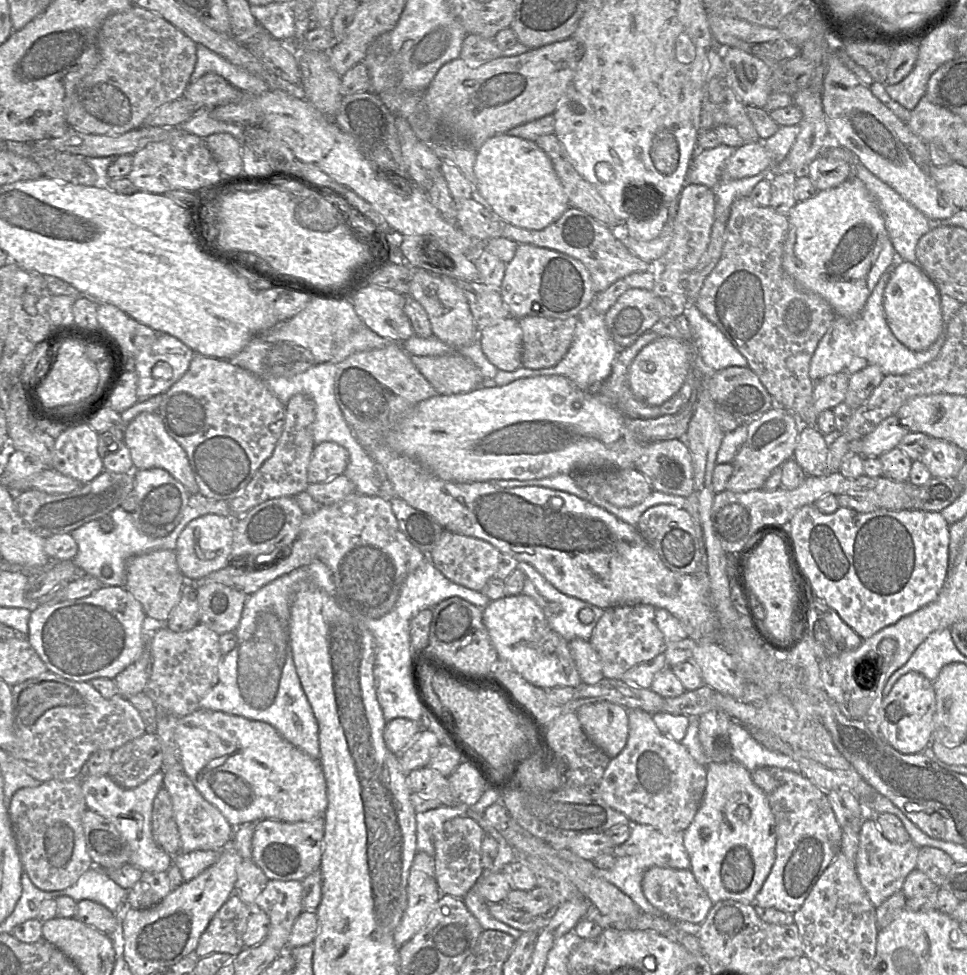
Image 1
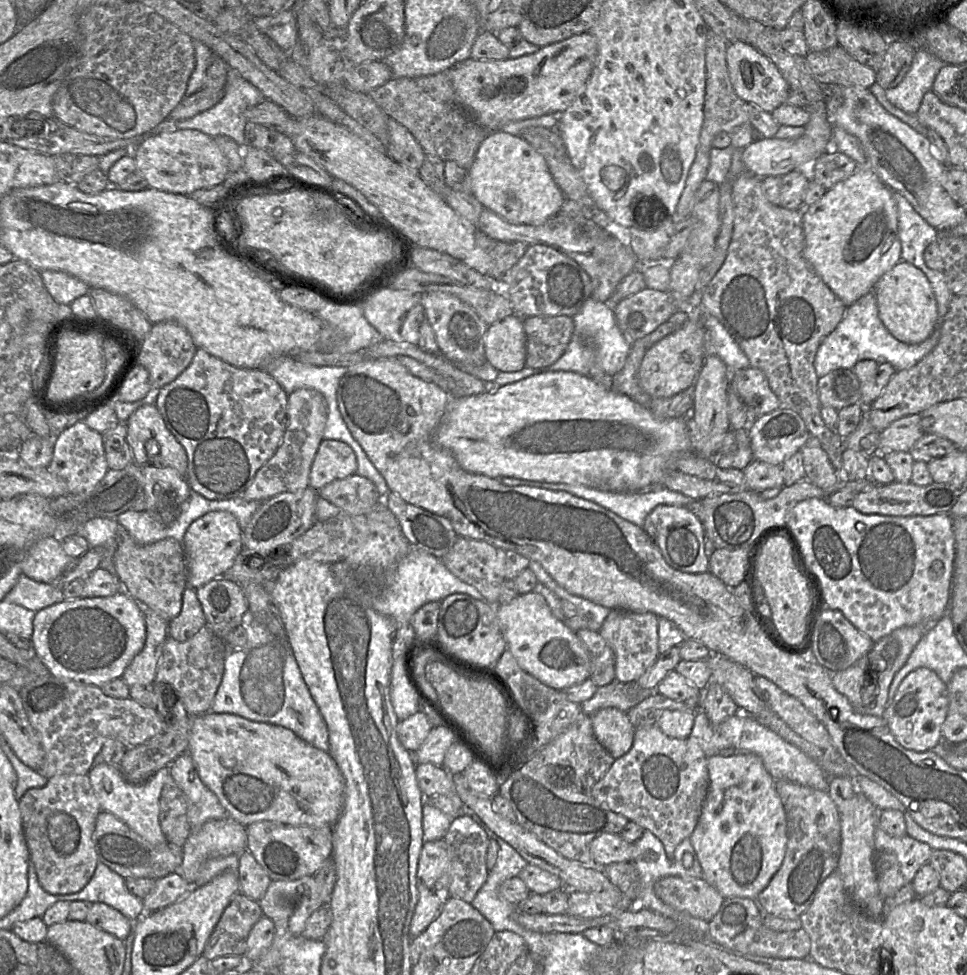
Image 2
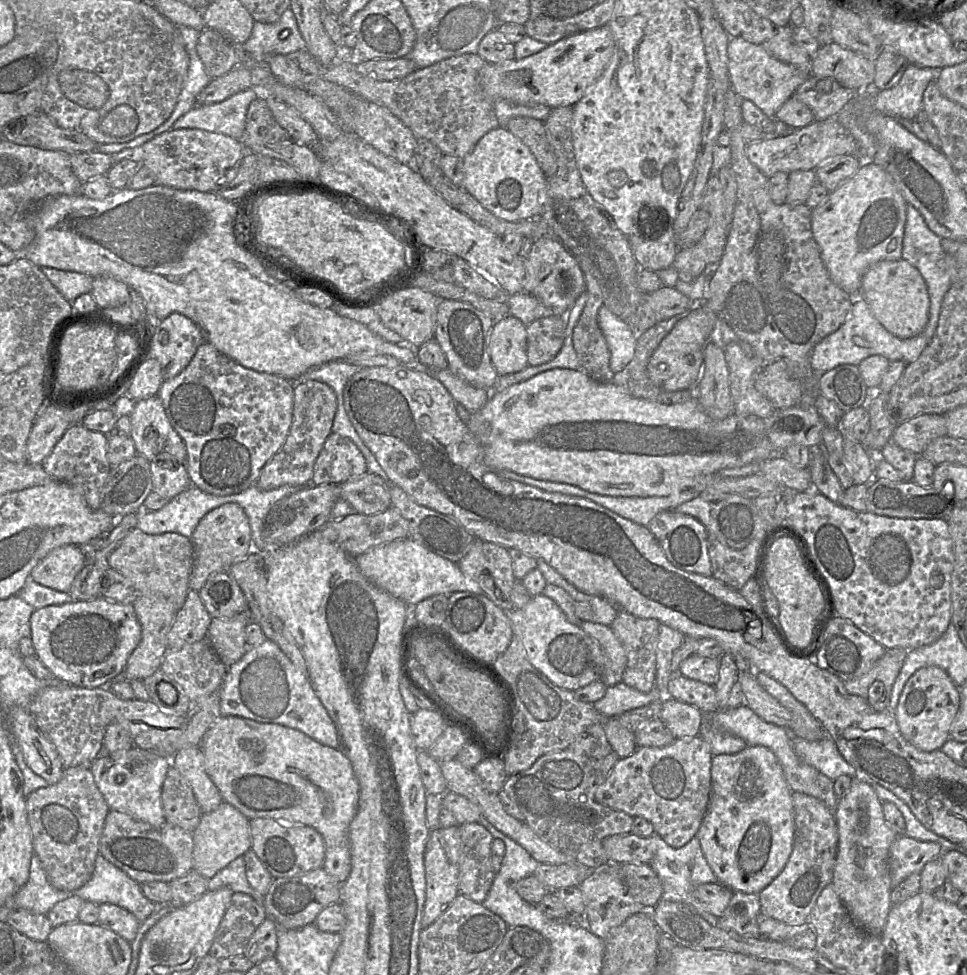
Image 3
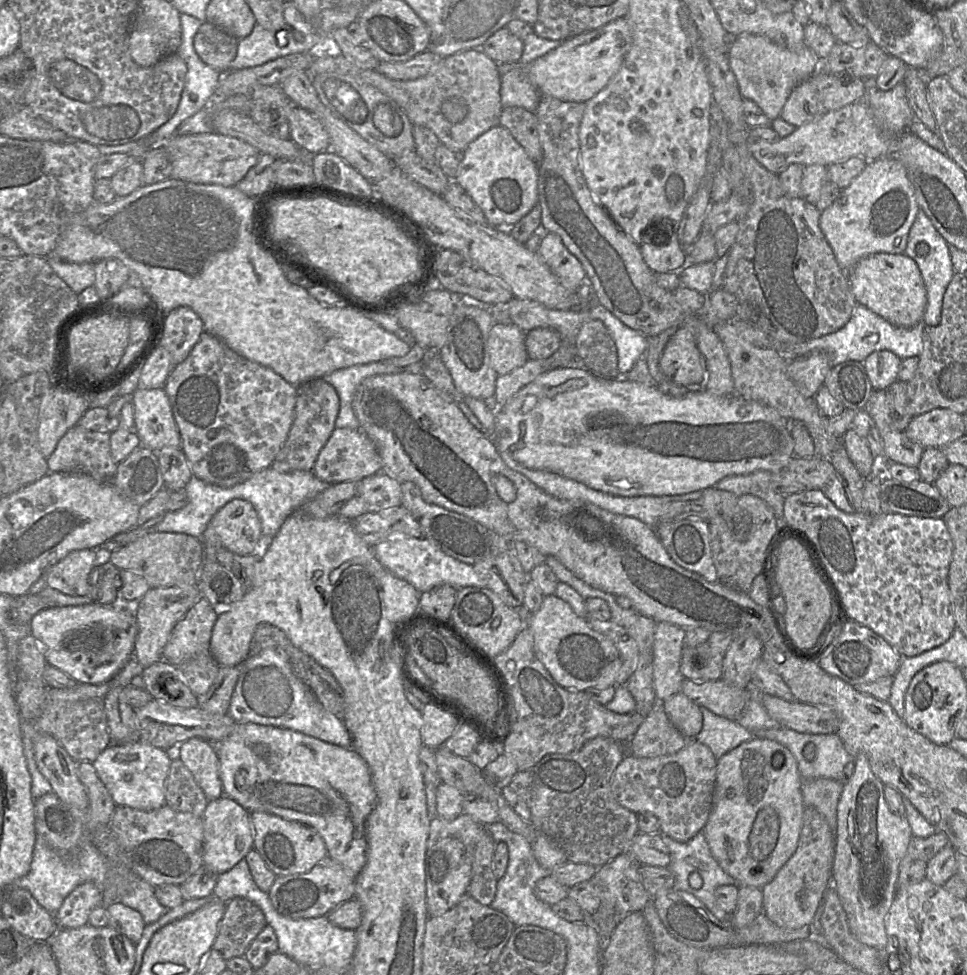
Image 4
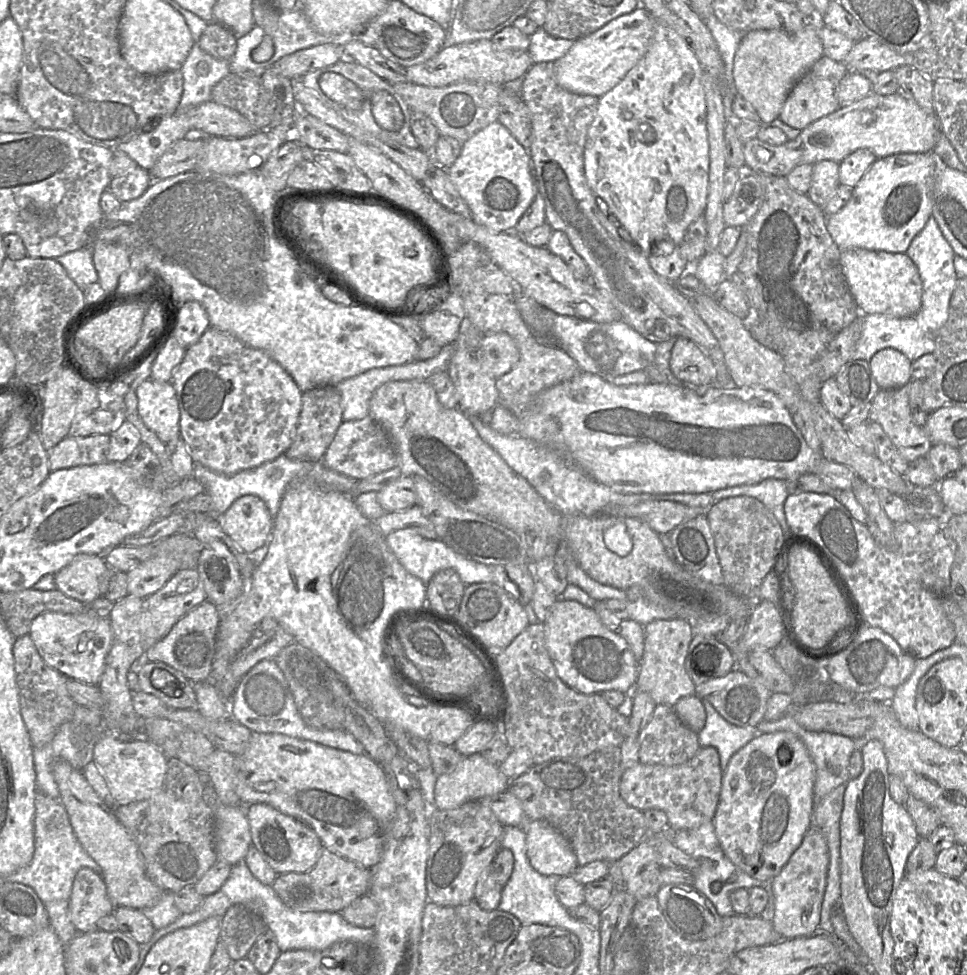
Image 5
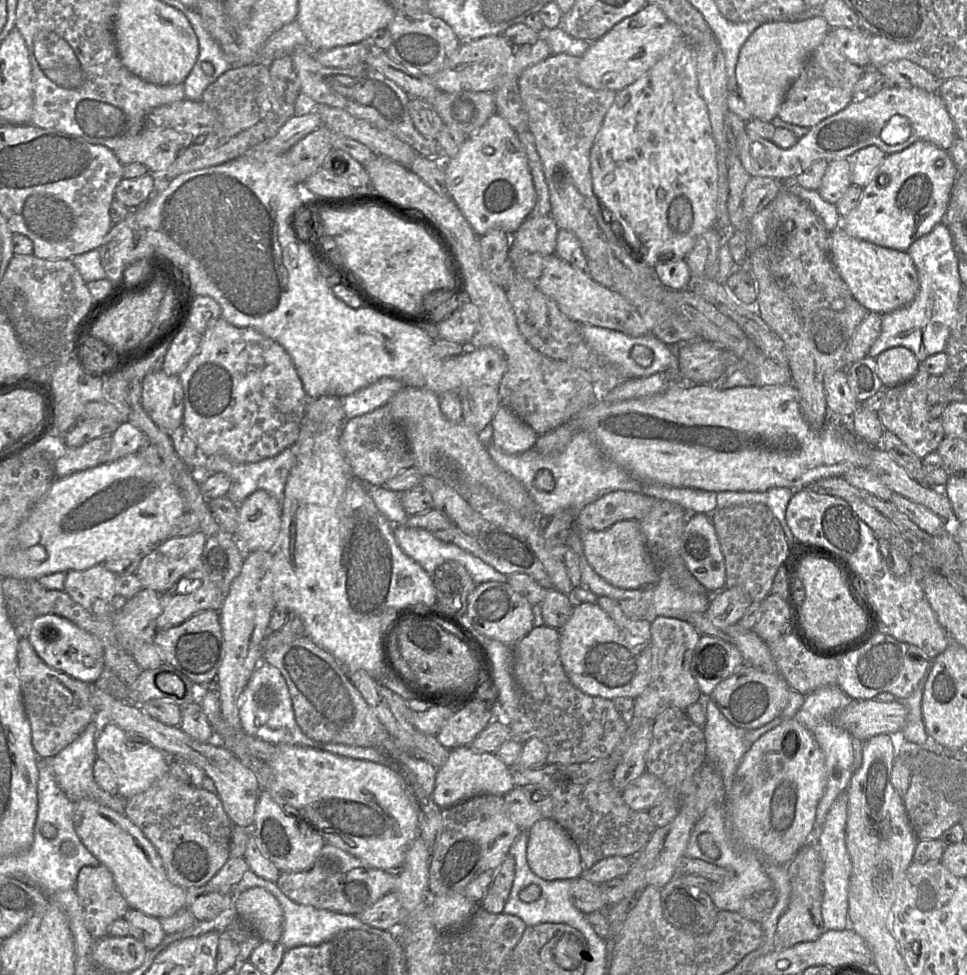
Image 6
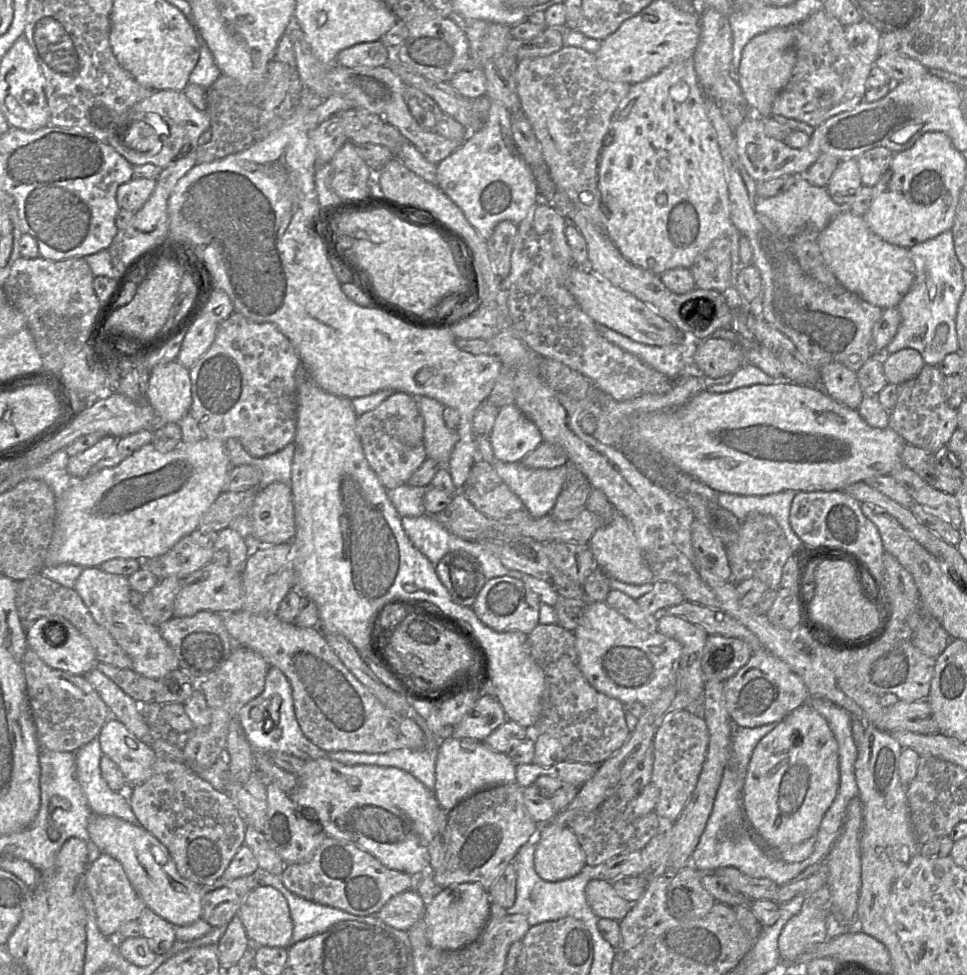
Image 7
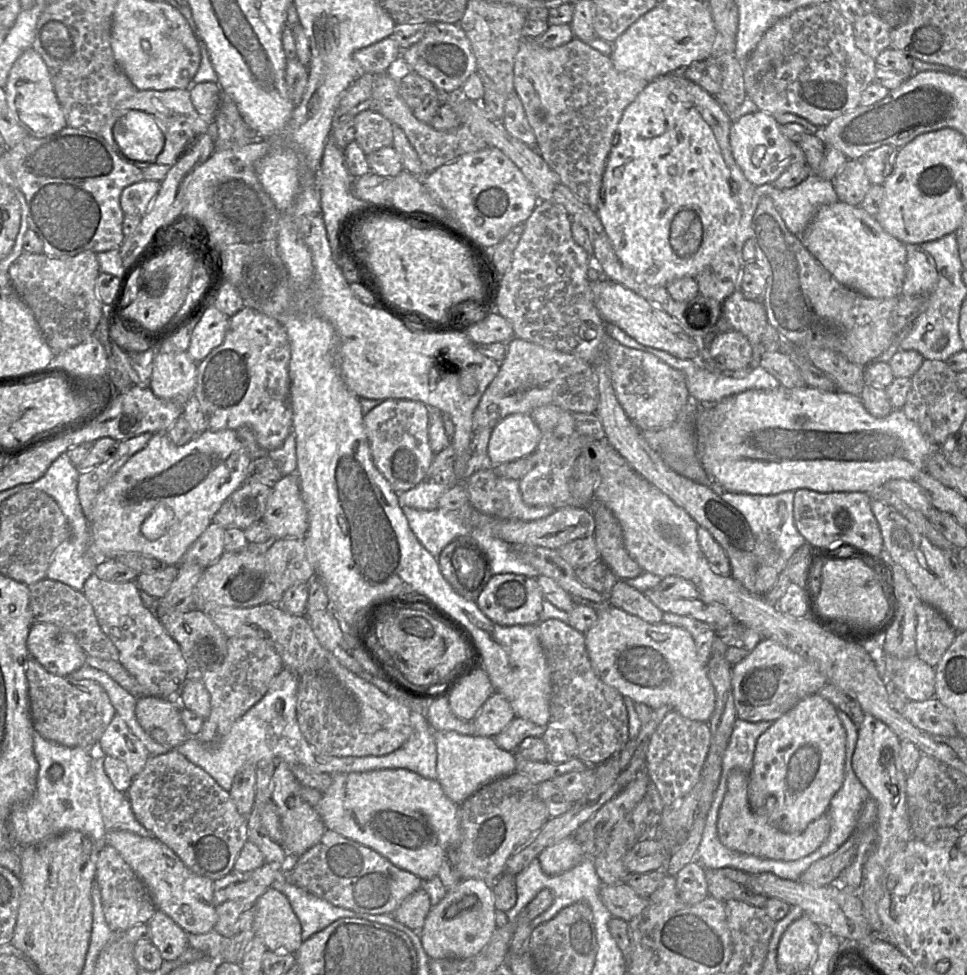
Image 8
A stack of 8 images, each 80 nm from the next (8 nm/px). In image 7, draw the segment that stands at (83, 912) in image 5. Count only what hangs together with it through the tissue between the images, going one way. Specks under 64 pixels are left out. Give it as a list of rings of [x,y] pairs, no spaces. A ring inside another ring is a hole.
[[[101,853],[94,863],[89,865],[85,874],[85,888],[94,903],[98,929],[106,937],[116,936],[123,923],[137,920],[146,908],[131,886],[121,863],[106,853]]]

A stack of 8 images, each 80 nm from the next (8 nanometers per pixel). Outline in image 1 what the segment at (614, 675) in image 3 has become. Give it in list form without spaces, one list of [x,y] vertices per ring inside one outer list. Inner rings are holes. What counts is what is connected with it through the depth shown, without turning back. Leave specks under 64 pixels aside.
[[[574,639],[569,641],[568,645],[581,682],[593,685],[601,681],[604,678],[602,663],[598,653],[590,642],[582,639]]]

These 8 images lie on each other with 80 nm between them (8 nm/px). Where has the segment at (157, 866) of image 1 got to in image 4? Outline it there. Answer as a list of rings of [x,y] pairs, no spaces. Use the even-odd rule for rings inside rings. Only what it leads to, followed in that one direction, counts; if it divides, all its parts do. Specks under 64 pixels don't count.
[[[140,741],[111,743],[92,762],[116,806],[154,810],[165,804],[165,781],[172,752]]]

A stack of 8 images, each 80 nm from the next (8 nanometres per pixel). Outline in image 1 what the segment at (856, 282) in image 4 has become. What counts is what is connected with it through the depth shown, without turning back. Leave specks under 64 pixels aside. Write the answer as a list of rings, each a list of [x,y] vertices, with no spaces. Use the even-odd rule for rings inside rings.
[[[903,261],[892,271],[884,290],[884,312],[895,337],[910,350],[926,350],[939,337],[943,326],[940,297],[932,280],[915,264]]]

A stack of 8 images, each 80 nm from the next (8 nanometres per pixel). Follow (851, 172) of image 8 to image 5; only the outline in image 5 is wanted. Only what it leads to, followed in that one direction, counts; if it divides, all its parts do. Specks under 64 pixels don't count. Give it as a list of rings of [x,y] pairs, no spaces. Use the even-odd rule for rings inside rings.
[[[823,160],[813,165],[813,172],[807,196],[818,206],[824,206],[839,187],[839,163]]]

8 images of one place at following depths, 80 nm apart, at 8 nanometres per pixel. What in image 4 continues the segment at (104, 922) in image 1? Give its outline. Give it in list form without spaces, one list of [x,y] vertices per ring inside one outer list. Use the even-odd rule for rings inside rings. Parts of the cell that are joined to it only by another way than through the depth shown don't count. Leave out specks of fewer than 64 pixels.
[[[121,903],[103,906],[109,917],[108,927],[126,936],[133,944],[137,944],[146,925],[140,913]]]

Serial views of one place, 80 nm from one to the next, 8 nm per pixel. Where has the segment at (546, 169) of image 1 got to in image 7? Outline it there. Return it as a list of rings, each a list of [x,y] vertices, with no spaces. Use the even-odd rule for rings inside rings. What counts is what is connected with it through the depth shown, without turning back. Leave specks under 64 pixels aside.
[[[491,101],[485,125],[475,133],[467,134],[462,144],[437,165],[437,180],[438,187],[462,210],[469,223],[486,241],[502,221],[510,221],[518,226],[527,216],[528,210],[538,202],[534,175],[520,155],[513,138],[511,114],[496,101]]]

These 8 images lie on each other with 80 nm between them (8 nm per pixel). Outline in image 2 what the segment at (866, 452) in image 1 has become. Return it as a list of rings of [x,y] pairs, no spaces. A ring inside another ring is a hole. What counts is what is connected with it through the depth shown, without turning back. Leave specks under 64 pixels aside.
[[[920,414],[903,416],[880,432],[877,453],[883,455],[889,451],[907,452],[923,434]]]

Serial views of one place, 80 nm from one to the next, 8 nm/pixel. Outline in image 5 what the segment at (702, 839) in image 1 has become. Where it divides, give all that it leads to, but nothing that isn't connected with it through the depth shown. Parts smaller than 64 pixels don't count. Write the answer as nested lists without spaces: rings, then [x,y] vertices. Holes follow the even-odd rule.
[[[790,731],[760,733],[749,743],[739,749],[729,760],[726,770],[722,771],[722,784],[717,809],[712,818],[715,833],[723,853],[742,871],[760,881],[769,883],[788,862],[792,854],[798,849],[806,833],[813,827],[814,784],[816,777],[815,765],[802,739]]]

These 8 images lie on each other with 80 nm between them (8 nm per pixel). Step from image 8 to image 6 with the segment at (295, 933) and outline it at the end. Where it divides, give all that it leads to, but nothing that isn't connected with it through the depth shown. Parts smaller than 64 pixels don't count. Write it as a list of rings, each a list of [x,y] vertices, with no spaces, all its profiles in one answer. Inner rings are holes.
[[[254,887],[234,898],[238,918],[246,922],[262,941],[279,942],[283,930],[283,910],[266,889]]]

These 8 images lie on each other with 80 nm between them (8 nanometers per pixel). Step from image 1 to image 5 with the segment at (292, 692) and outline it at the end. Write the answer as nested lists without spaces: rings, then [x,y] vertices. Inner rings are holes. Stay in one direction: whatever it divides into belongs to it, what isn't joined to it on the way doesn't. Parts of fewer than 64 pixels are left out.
[[[274,659],[259,661],[241,678],[232,694],[229,713],[233,719],[251,731],[281,733],[354,754],[366,754],[364,746],[345,729],[318,729],[305,723],[289,684]]]

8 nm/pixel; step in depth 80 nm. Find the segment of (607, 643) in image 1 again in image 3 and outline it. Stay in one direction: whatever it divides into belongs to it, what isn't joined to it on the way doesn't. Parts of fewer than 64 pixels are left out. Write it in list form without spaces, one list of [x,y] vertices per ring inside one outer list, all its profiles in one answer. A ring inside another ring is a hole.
[[[620,611],[610,625],[613,633],[623,645],[627,656],[622,682],[643,693],[650,692],[656,686],[656,646],[660,624],[655,619],[643,619],[626,611]]]

